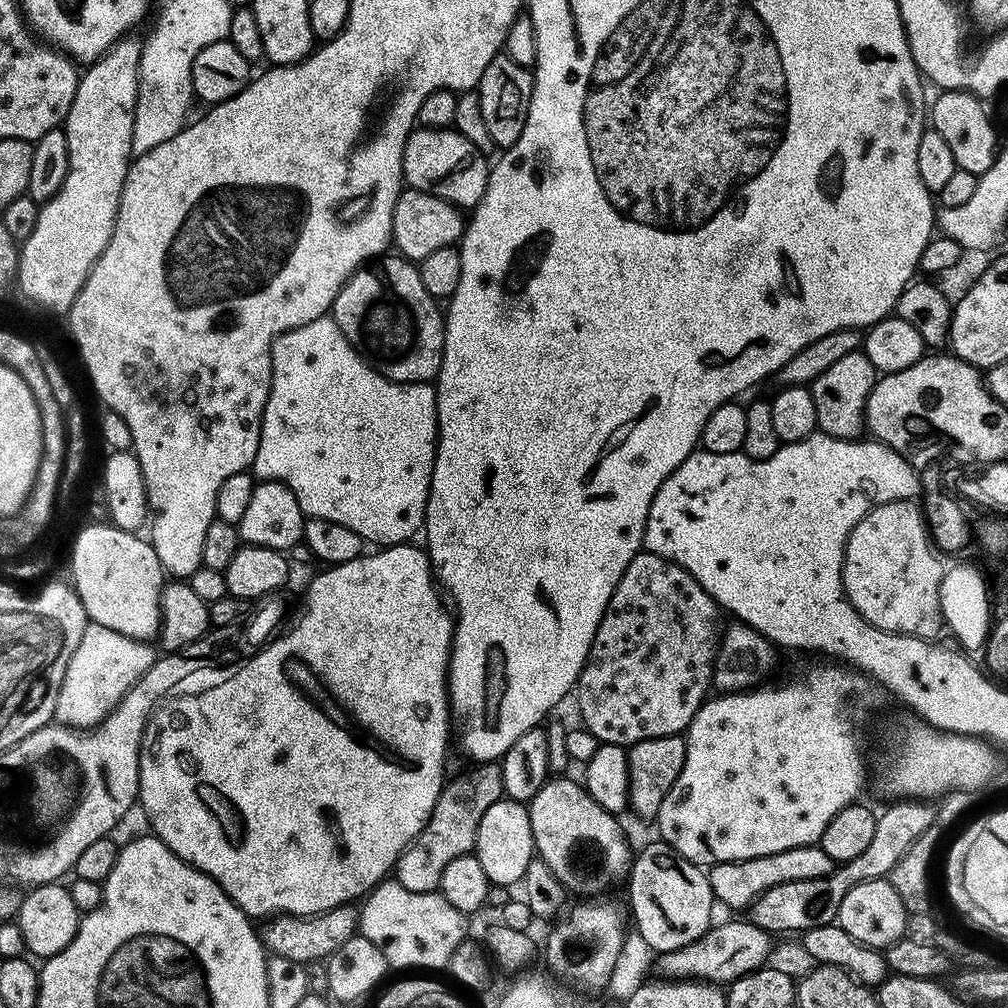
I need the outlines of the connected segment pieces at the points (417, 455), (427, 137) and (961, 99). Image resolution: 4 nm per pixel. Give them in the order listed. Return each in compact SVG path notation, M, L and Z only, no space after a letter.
M331 315L318 318L314 322L306 322L306 326L298 326L294 330L284 332L272 343L272 385L270 386L270 394L268 401L264 407L264 422L260 426L260 445L258 446L258 454L254 458L251 471L254 473L257 481L279 480L280 483L286 485L294 494L294 498L298 498L298 506L303 510L305 517L326 518L330 522L342 522L342 526L350 526L350 530L354 530L354 534L358 534L365 542L376 543L376 546L391 546L394 544L403 544L413 539L412 535L419 533L424 527L424 515L426 514L426 502L428 501L428 491L430 490L430 482L432 481L432 467L436 461L436 390L431 383L422 384L397 384L394 380L387 380L385 376L376 371L365 357L361 356L355 348L349 344L348 340L342 334L342 330L338 326L338 322L332 319Z
M417 127L408 135L408 141L402 154L402 170L404 171L403 183L408 188L417 188L419 192L434 194L461 210L472 210L484 197L490 164L486 156L475 148L474 143L468 141L460 132L452 128Z
M944 90L940 97L930 104L931 131L942 134L943 140L950 145L957 169L981 176L996 161L996 128L988 117L989 109L983 99L963 90Z

